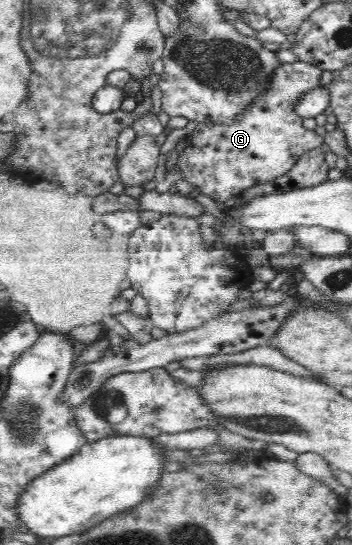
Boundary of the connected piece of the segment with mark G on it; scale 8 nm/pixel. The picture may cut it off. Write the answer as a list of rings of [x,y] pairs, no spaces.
[[[303,60],[278,61],[267,74],[263,89],[233,119],[206,119],[199,122],[192,134],[185,137],[186,146],[180,153],[180,172],[183,179],[200,193],[224,203],[230,198],[240,197],[253,186],[288,174],[303,154],[325,142],[324,136],[304,127],[304,117],[296,111],[298,102],[310,90],[321,86],[322,71],[319,66]]]

